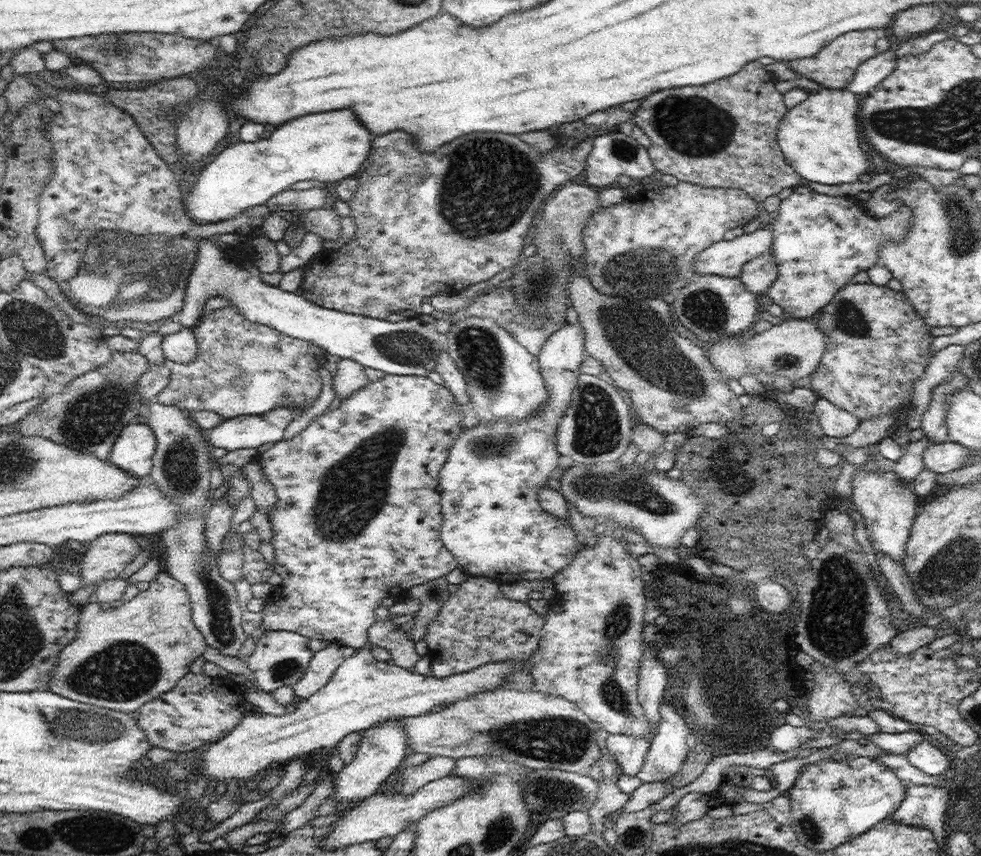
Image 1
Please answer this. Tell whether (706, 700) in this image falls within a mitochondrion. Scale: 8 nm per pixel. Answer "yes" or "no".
no

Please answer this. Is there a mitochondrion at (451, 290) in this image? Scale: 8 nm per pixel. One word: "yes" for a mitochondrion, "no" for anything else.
no

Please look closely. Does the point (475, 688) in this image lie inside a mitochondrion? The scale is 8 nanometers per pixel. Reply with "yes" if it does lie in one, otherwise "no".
no

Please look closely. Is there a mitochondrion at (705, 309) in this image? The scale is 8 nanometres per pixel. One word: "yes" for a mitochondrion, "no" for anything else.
yes

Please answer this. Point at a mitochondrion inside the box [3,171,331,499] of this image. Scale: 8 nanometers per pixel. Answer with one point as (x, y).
(143, 266)

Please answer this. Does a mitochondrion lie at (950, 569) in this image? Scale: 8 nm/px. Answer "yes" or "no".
yes

